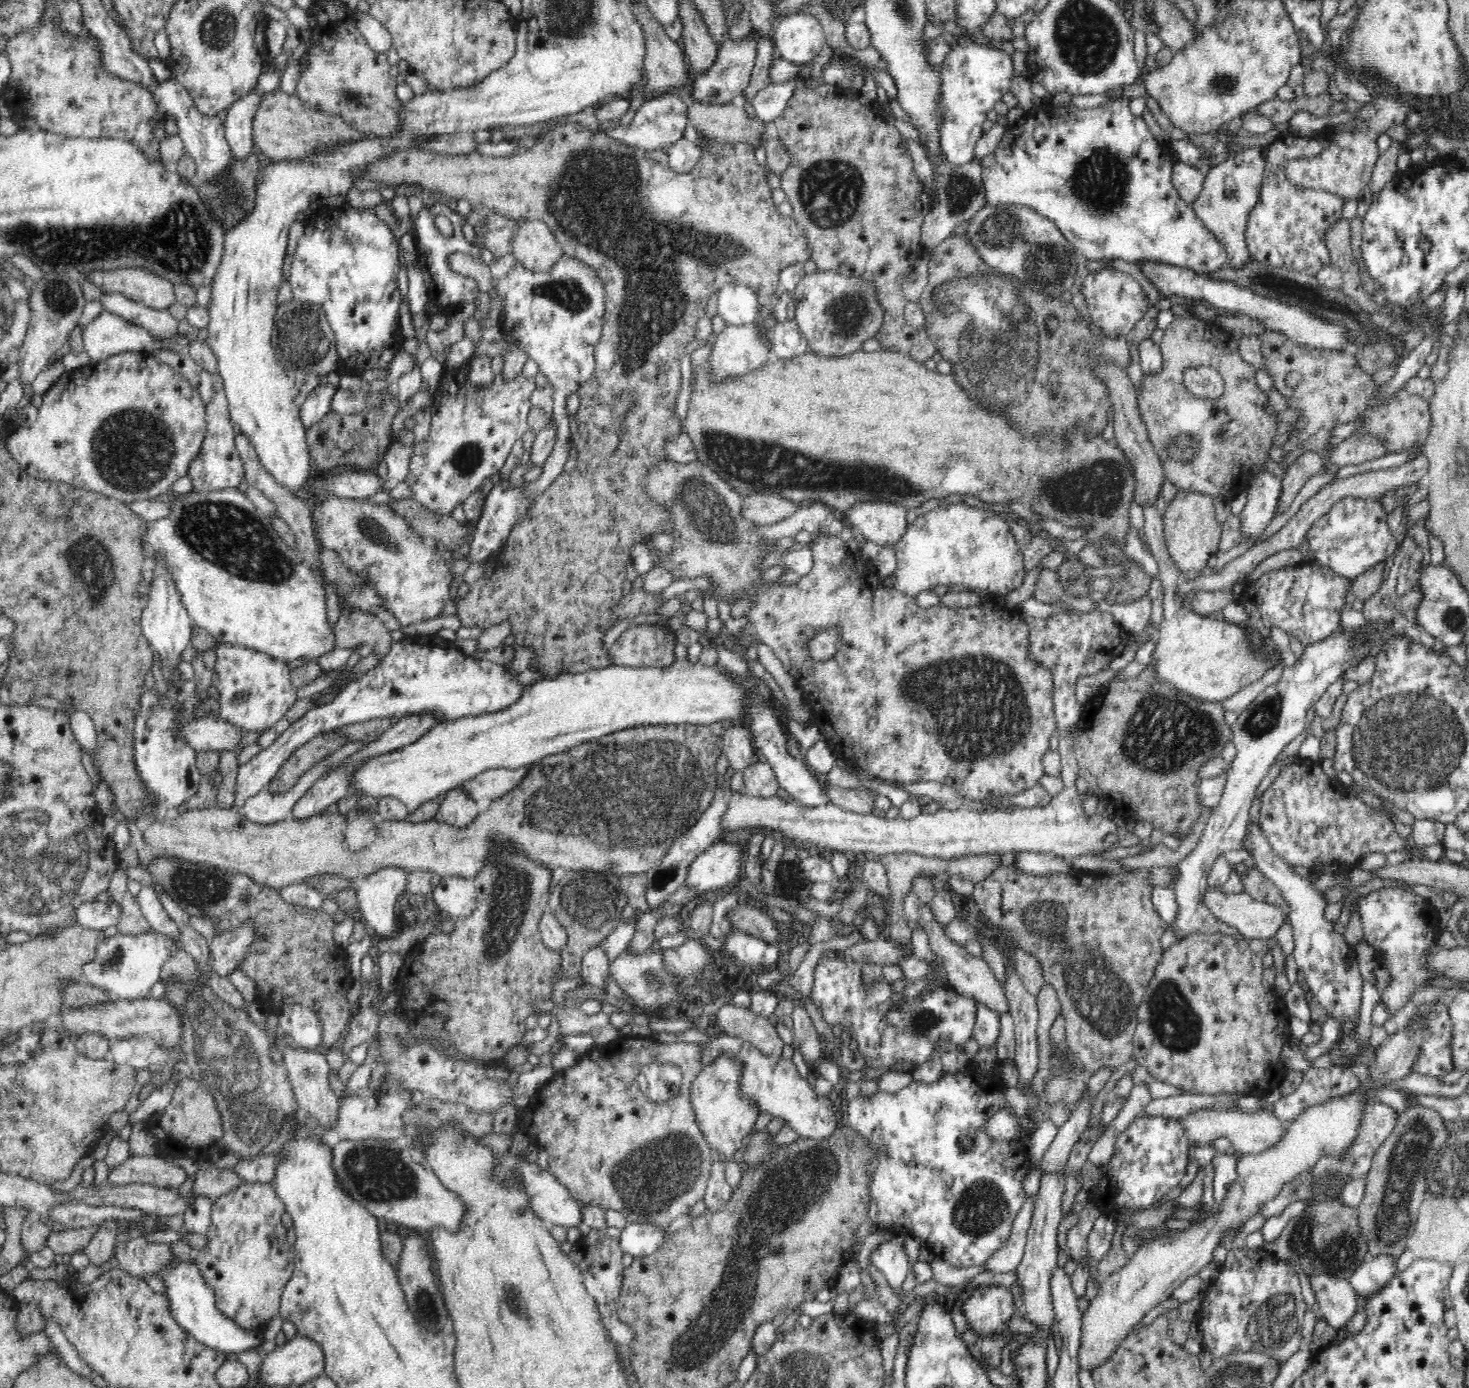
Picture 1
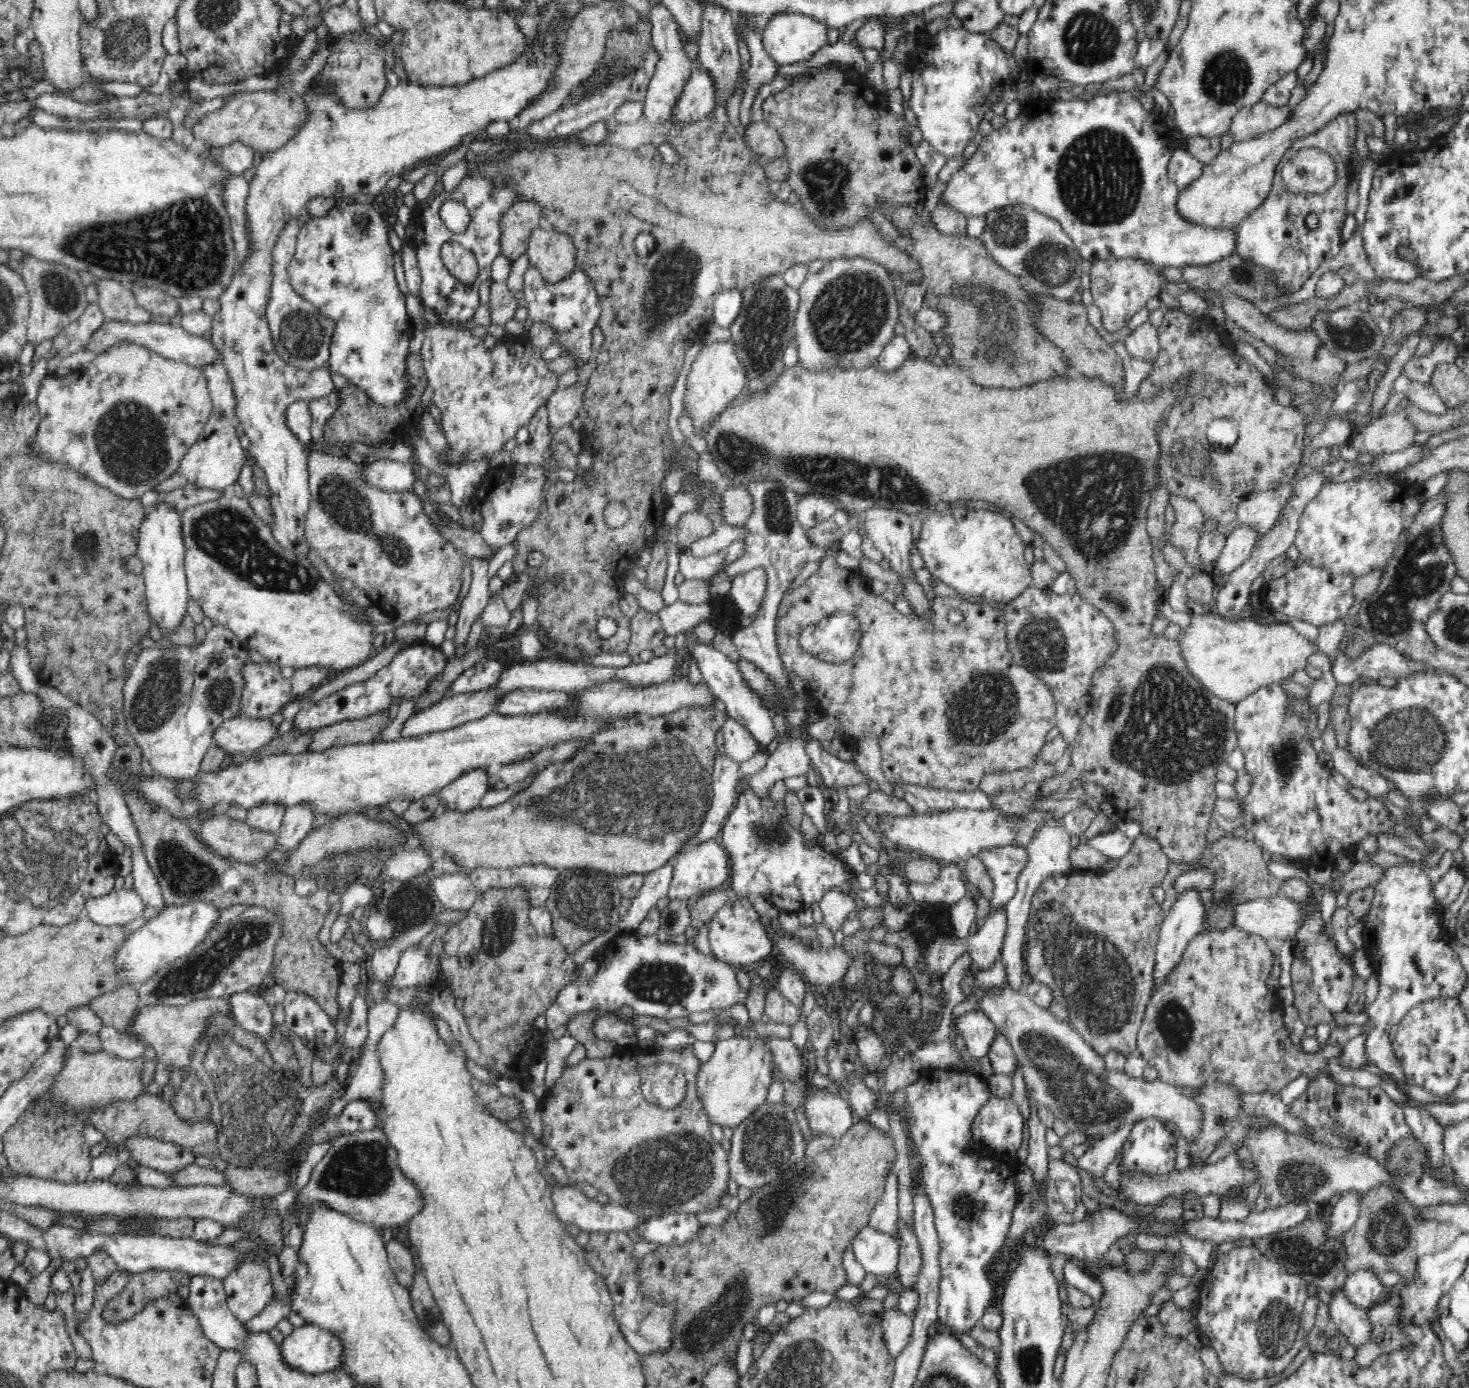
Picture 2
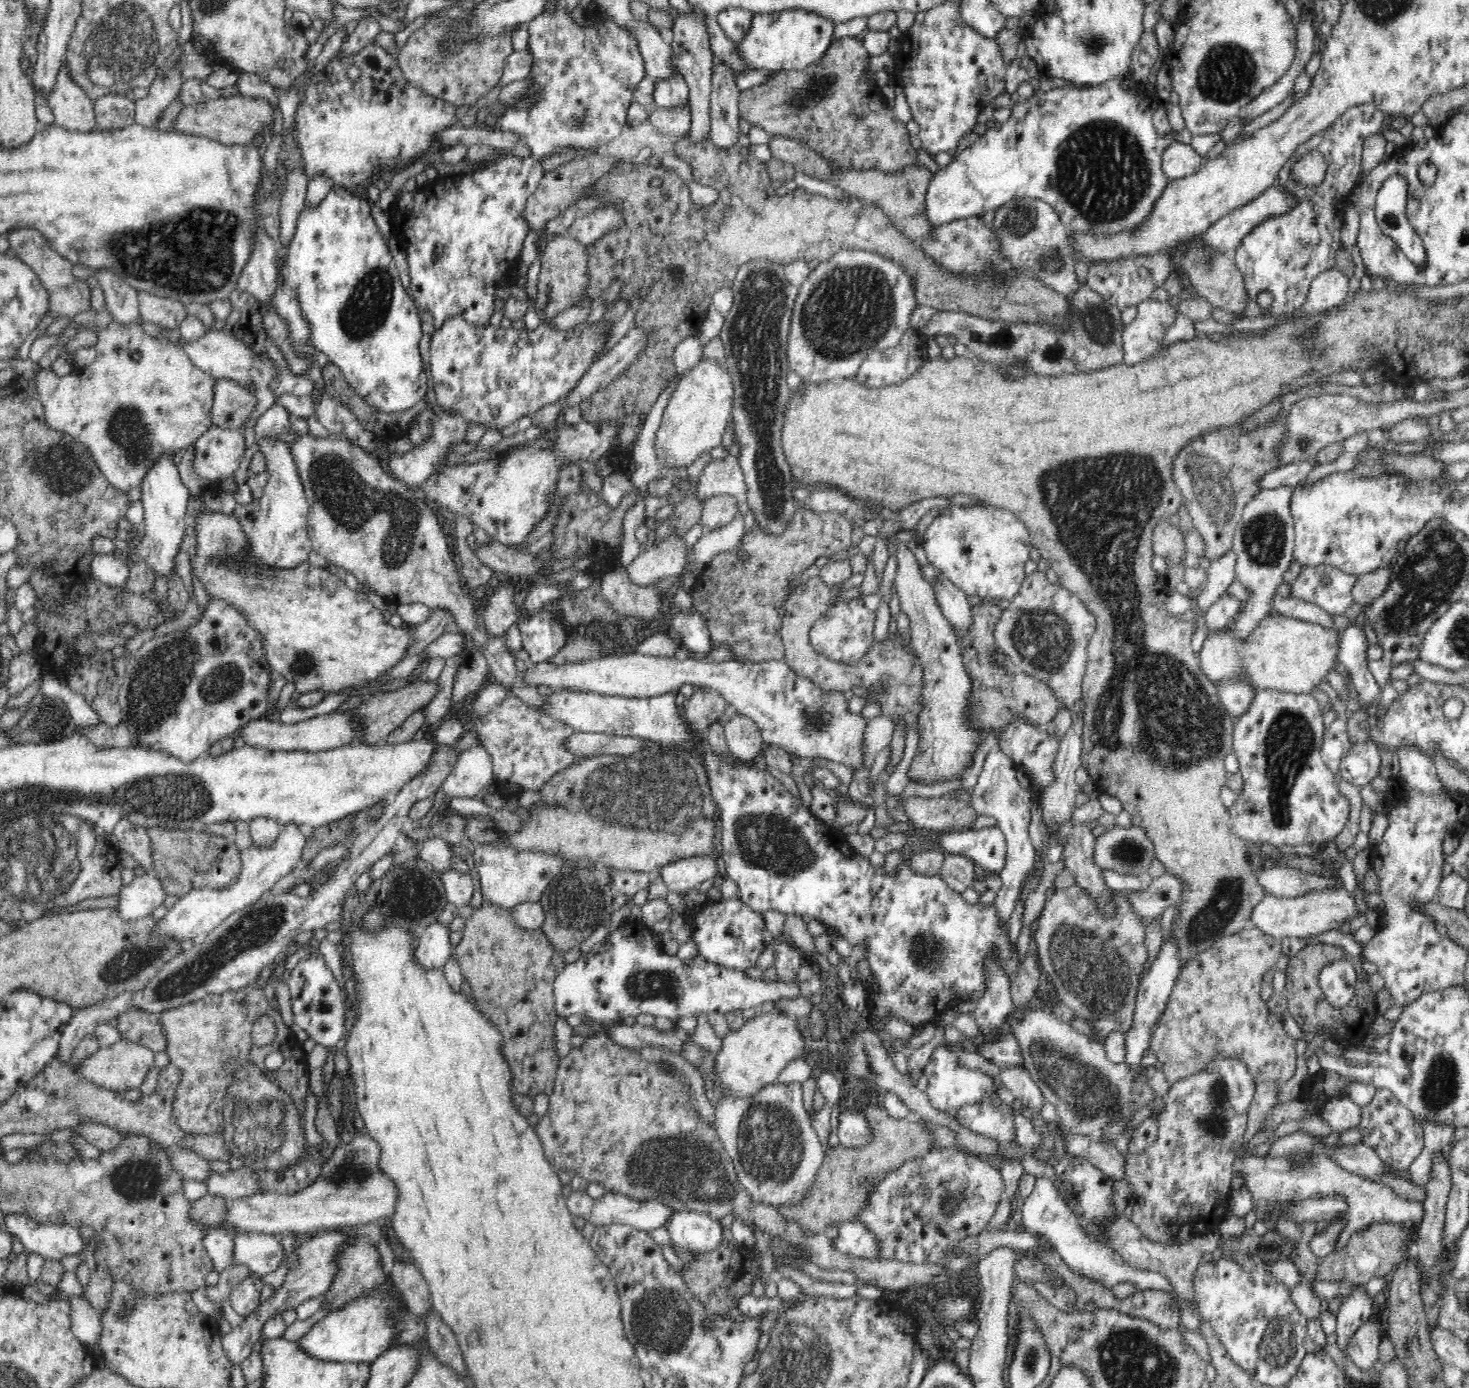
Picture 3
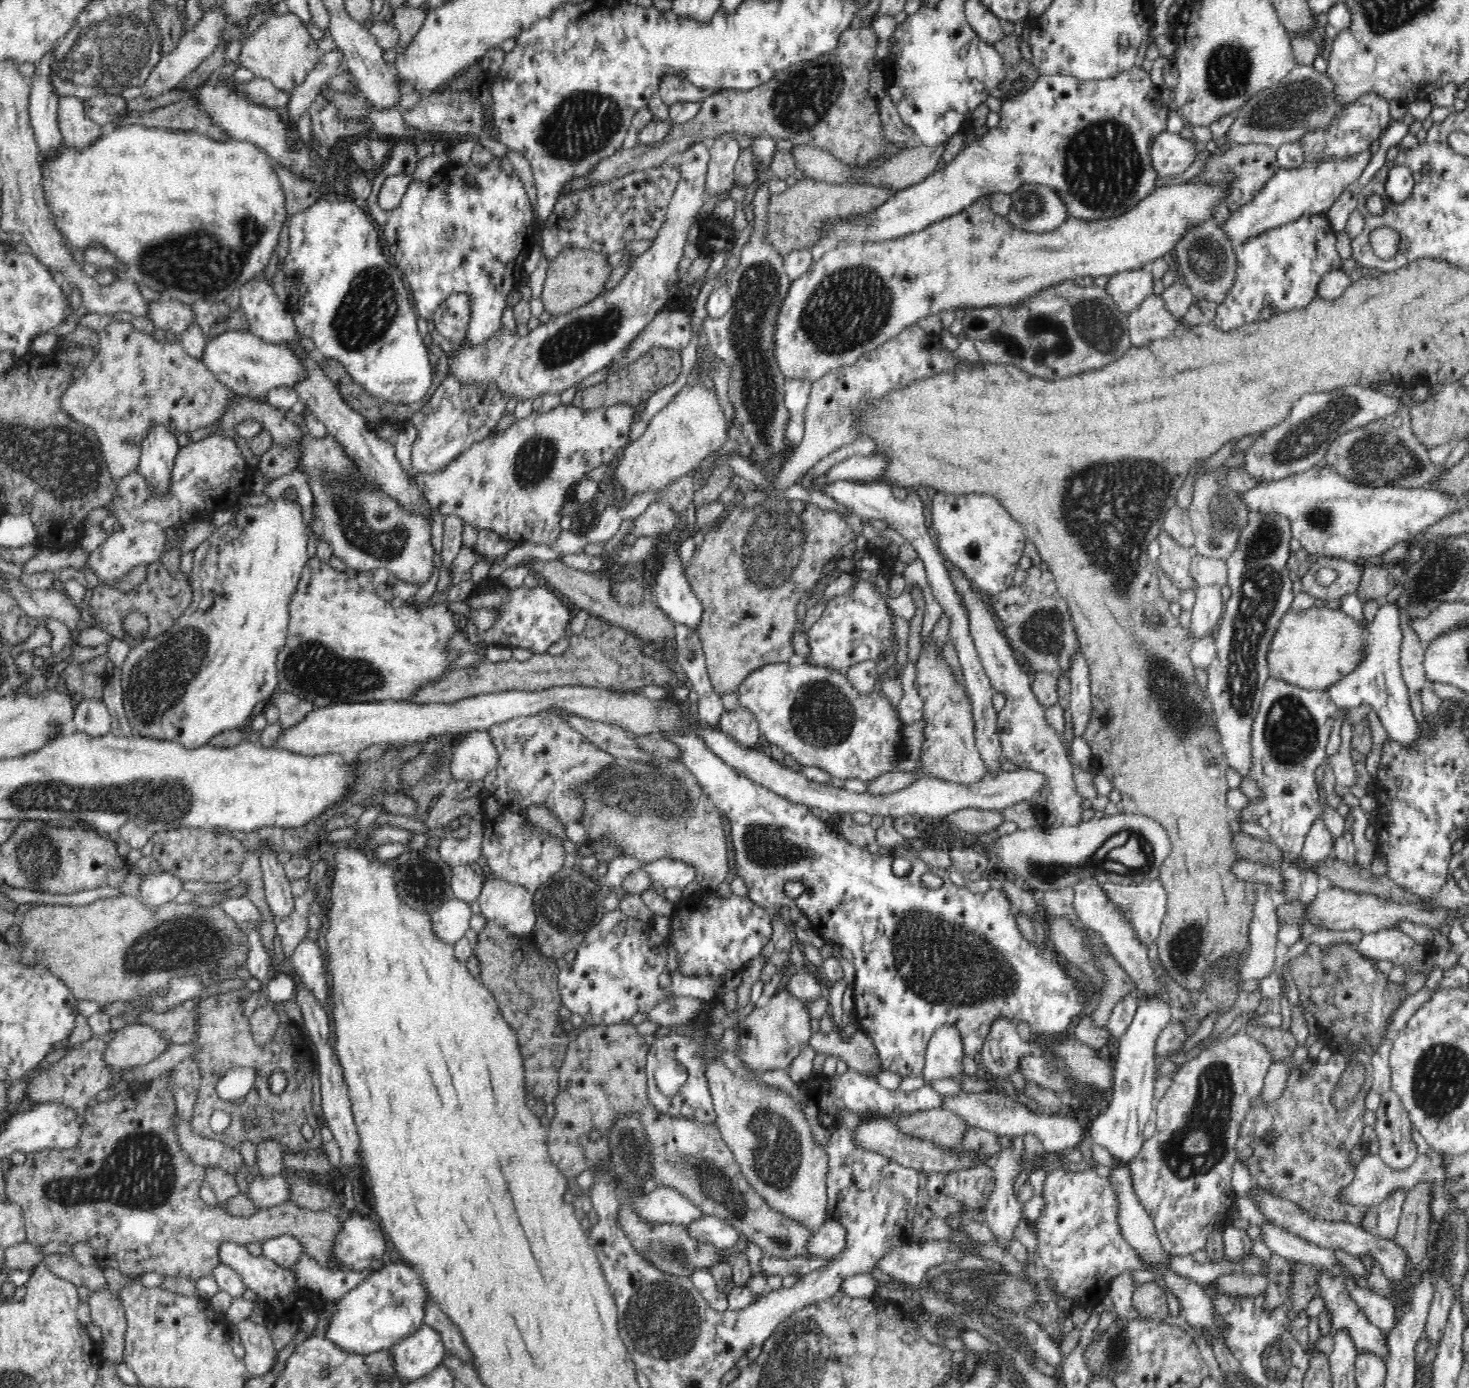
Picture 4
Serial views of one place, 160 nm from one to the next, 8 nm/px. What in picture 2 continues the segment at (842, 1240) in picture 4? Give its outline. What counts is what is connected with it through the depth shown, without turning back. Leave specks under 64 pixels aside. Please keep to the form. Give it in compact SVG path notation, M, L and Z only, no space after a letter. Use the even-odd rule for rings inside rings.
M866 1225L851 1238L850 1248L867 1273L885 1277L899 1275L898 1241L893 1236Z

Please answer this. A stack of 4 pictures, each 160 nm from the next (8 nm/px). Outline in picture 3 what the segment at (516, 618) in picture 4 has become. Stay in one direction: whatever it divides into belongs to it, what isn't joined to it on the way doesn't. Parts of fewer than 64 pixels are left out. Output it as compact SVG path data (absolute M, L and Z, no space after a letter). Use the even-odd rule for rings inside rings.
M524 606L520 608L522 618L516 624L524 640L524 649L528 650L533 663L548 660L550 656L568 643L570 632L564 632L564 626L556 614L550 614L542 608L536 616L524 618Z

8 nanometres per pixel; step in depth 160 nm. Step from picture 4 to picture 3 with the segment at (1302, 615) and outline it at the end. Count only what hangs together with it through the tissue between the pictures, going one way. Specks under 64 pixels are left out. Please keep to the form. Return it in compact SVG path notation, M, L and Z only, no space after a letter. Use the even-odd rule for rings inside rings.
M1276 614L1271 620L1262 622L1246 643L1231 637L1229 628L1212 634L1204 641L1198 663L1213 683L1222 677L1233 677L1246 671L1258 691L1272 688L1283 692L1312 693L1318 684L1327 680L1330 668L1334 668L1340 640L1342 633L1337 628L1326 629Z

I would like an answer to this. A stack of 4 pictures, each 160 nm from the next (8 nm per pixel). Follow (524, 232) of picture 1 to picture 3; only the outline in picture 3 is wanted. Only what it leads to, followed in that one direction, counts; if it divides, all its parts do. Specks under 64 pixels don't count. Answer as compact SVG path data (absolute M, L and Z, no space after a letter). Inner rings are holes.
M548 235L540 260L537 299L532 309L540 318L548 320L554 318L565 308L577 304L588 293L588 284L590 284L589 253L585 245L570 236Z

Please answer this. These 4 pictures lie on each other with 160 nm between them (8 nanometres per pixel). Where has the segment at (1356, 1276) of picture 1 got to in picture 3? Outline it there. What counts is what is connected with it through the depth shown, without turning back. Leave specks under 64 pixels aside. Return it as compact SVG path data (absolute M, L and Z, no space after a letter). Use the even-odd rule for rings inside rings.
M1364 1284L1354 1285L1347 1297L1341 1300L1335 1334L1337 1346L1346 1354L1358 1328L1369 1321L1374 1306L1372 1302L1372 1297L1368 1295Z

